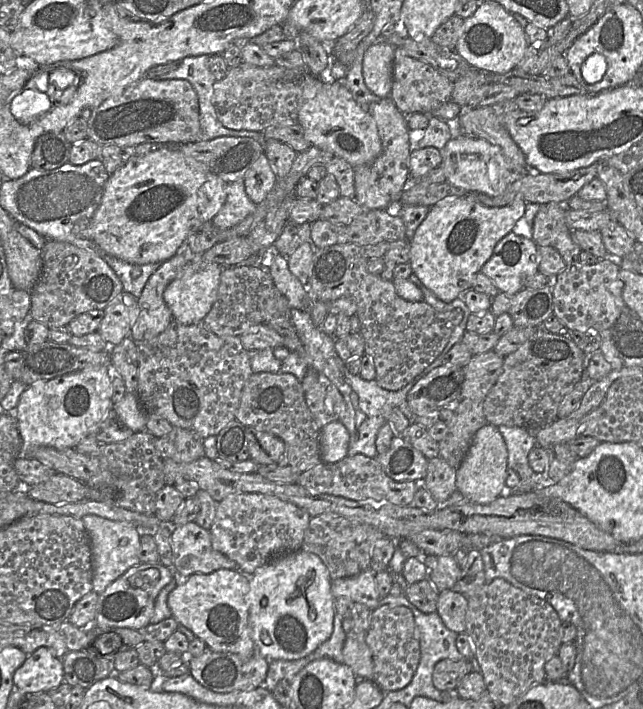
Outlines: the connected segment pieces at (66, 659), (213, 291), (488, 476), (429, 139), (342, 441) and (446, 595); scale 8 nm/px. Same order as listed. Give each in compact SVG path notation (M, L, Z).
M93 647L66 653L62 658L64 682L88 689L114 672L114 662L103 658Z
M198 263L197 270L191 276L182 276L173 280L164 290L163 299L170 309L173 319L184 325L202 323L203 319L211 310L218 293L220 277L223 267L216 263Z
M487 423L473 437L470 448L457 470L457 489L467 502L488 504L501 495L508 476L508 450L498 427Z
M449 101L434 110L429 117L425 135L419 141L418 147L435 147L442 150L450 139L454 136L462 135L458 122L458 115L461 109L461 106Z
M333 421L322 428L320 435L321 459L336 463L348 455L350 434L340 421Z
M453 590L439 593L437 612L445 626L456 632L464 633L466 629L467 597Z

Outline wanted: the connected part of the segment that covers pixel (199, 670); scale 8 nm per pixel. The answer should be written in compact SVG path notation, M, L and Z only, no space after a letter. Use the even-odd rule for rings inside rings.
M207 647L203 654L187 660L191 675L216 693L250 691L262 686L270 663L259 655L242 660L235 654L215 652Z

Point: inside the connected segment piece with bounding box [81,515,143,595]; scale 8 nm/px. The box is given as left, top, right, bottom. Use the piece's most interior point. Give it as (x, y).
(115, 544)

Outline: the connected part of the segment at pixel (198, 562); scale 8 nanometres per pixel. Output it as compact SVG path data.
M194 521L172 528L171 545L174 567L183 576L210 574L219 569L238 570L233 560L212 548L209 530L198 526Z

